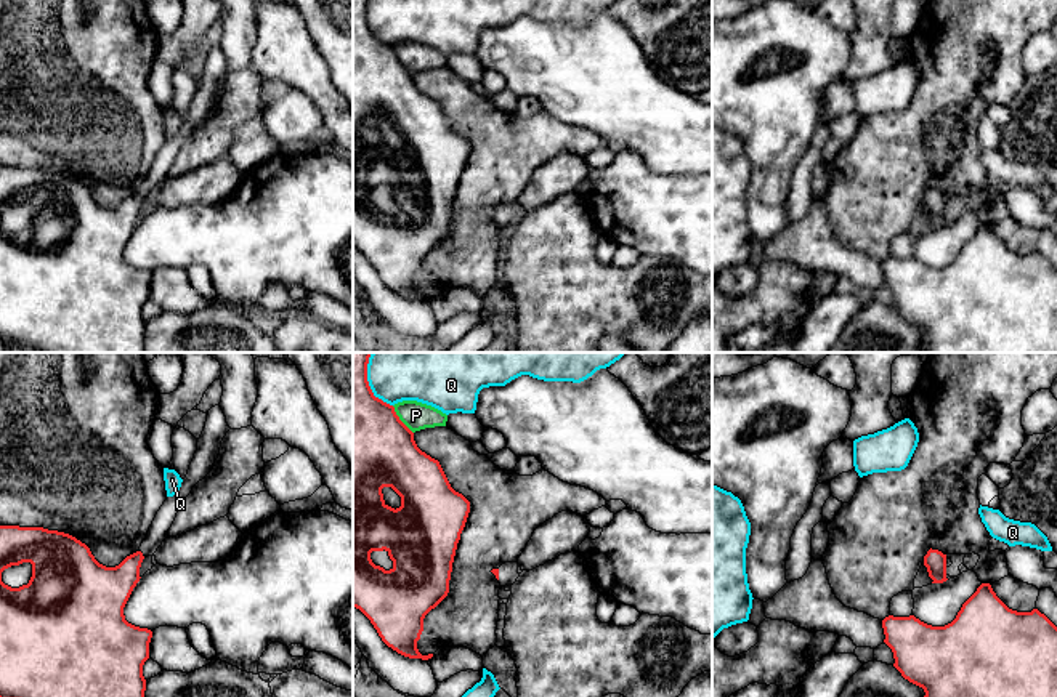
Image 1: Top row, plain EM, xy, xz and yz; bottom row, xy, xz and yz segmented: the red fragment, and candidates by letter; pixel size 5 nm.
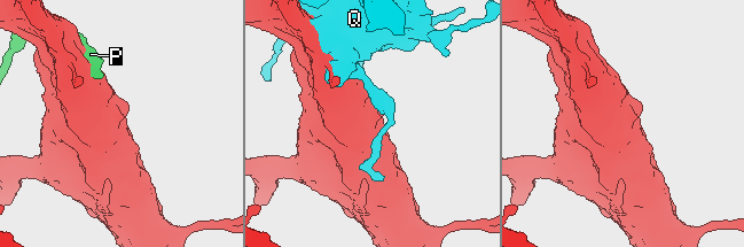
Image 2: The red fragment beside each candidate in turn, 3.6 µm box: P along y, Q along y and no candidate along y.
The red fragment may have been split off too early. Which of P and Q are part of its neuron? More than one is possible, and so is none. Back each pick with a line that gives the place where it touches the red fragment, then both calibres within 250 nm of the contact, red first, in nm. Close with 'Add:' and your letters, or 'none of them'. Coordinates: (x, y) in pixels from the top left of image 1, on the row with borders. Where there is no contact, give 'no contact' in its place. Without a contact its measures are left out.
Add: none of them

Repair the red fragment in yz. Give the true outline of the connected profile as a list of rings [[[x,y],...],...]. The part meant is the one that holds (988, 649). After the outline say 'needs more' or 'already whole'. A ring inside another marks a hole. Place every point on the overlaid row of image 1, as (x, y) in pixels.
[[[982,583],[945,626],[889,615],[882,628],[893,667],[922,687],[924,697],[1057,697],[1057,626],[1038,609],[1009,609],[990,583]]]; already whole

